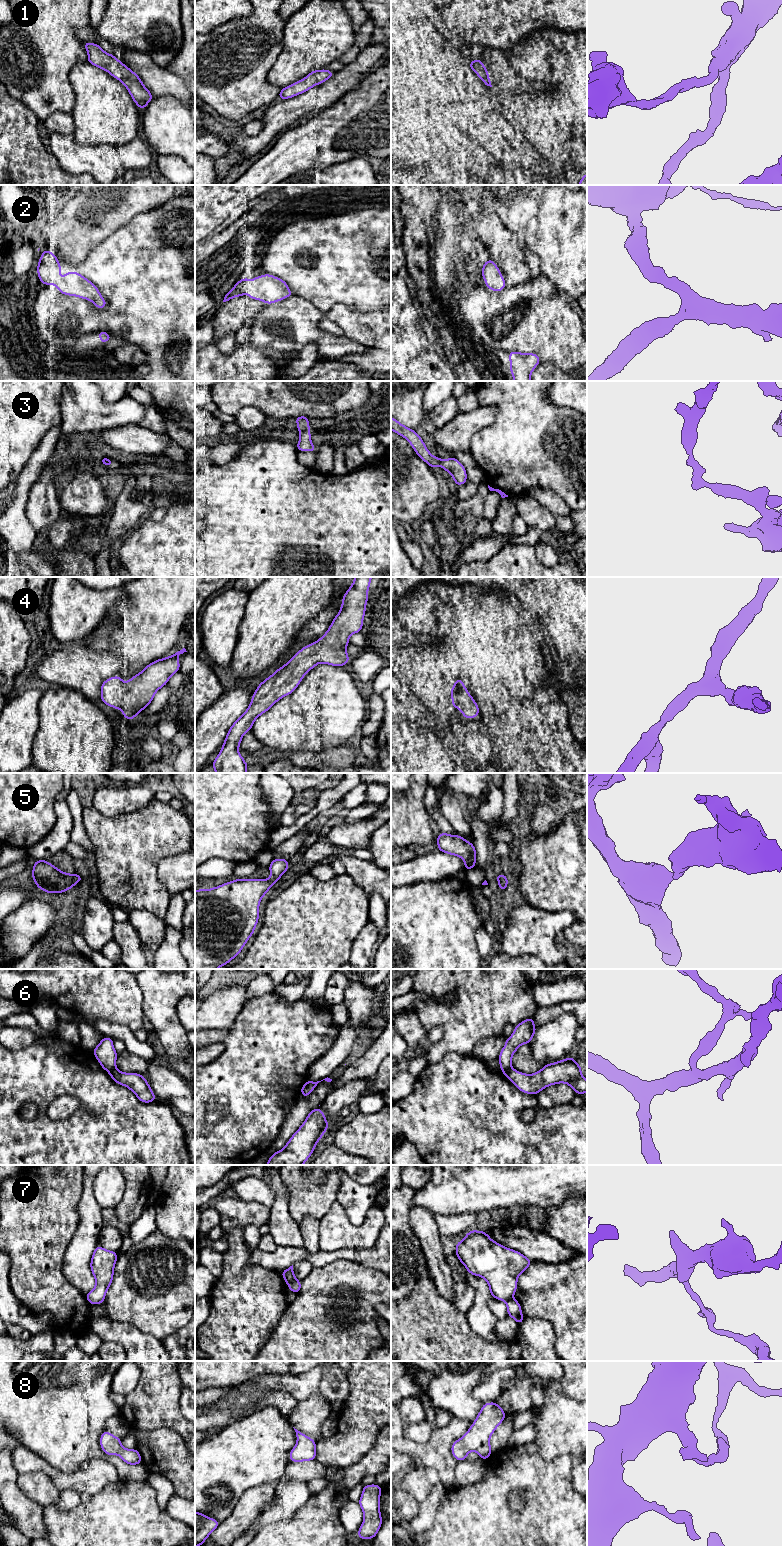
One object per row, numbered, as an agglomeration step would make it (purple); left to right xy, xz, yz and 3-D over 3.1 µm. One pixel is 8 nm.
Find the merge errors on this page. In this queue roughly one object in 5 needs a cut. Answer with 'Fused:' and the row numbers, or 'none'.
Fused: 6, 7

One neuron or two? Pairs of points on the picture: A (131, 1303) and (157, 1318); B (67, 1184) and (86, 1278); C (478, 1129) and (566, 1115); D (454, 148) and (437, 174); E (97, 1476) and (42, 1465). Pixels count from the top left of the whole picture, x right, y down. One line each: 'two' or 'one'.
A: one
B: two
C: one
D: two
E: one

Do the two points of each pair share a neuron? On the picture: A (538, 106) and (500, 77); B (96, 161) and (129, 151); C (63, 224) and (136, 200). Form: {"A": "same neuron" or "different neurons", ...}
{"A": "different neurons", "B": "different neurons", "C": "same neuron"}

